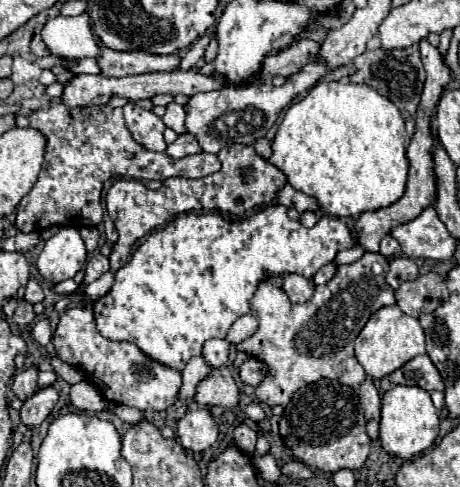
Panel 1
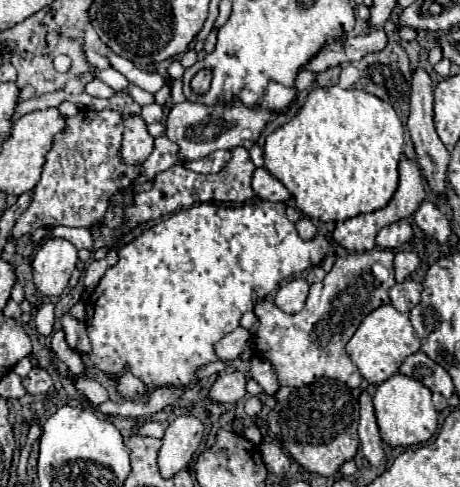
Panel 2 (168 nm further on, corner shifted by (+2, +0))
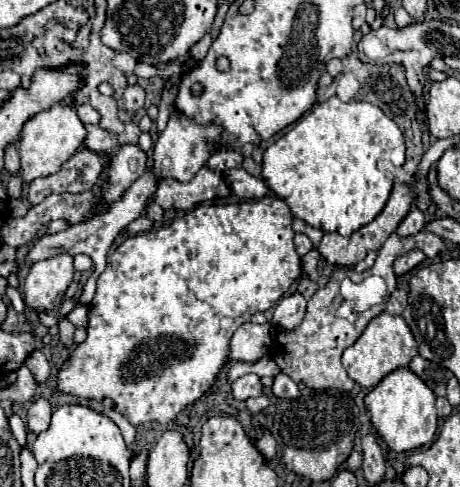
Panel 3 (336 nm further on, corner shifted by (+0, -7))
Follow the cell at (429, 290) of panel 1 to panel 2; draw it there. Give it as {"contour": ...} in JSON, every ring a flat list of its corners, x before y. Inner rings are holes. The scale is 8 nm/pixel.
{"contour":[[406,280,390,288,390,304,398,312,408,312,414,304,418,304,420,294,422,294,422,284,414,280]]}

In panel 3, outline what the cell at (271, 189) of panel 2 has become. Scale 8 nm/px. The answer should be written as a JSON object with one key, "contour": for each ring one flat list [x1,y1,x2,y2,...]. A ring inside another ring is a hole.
{"contour":[[230,169,224,175,226,175,226,181,230,183,230,189,240,199,256,201,256,199,262,199,264,195,268,195,268,191,270,191,268,185,260,177,254,177,250,173,246,173,244,169]]}

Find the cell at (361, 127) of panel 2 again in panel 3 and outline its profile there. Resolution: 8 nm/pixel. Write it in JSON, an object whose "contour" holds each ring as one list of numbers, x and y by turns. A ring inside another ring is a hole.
{"contour":[[332,97,300,117,286,135,264,151,262,179,280,199,288,203,294,217,312,227,322,227,326,233,336,231,348,237,356,229,368,225,384,209,394,185,394,169,402,165,404,135,398,125,386,117,384,111,380,111,380,107,366,101,344,103,338,97]]}

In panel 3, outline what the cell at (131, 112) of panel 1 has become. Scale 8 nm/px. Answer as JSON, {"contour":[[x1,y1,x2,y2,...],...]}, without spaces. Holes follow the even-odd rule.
{"contour":[[138,145,120,147,118,155,112,157,112,163,108,169,108,185,102,195,104,203,100,211,104,209,104,205,120,199,122,193,128,189,128,185,146,171,146,161,148,161,148,155]]}

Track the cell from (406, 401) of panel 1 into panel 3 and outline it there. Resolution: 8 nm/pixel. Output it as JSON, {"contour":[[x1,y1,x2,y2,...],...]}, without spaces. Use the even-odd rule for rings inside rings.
{"contour":[[408,367,392,371,366,395,366,407,370,411,372,427,386,441,386,445,396,453,412,451,412,449,430,445,434,441,434,435,438,429,434,401,436,401,436,395]]}

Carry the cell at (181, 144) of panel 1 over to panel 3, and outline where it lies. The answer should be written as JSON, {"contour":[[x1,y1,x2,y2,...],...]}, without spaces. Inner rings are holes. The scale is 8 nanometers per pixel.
{"contour":[[146,171,140,179,136,179,136,181,124,191,124,195,122,195,116,203,110,203,110,205,106,207,106,211,102,211,100,215,94,215,94,217,90,217,88,221,84,221,84,223,70,225,66,231,60,231,60,233,54,233,54,235,44,235,42,239,38,239,38,241,34,243,34,247,30,249,26,263,32,265,32,263,36,263,36,261,40,261,40,259,48,259,48,257,58,255,58,253,68,253,68,255,84,253,84,255,88,255,88,257,94,261,94,273,92,273,92,277,88,279,88,287,84,287,80,299,78,299,80,305,86,305,86,307,88,307,88,303,90,303,92,297,94,297,96,279,98,279,98,275,100,275,100,273,104,271,104,267,106,267,106,257,108,257,110,245,114,243,116,235,118,235,128,223,132,223,134,219,138,219,138,217,142,215,148,197,154,195,154,191,156,191,158,181,160,181,160,179,158,179,158,175,156,175,154,171]]}

